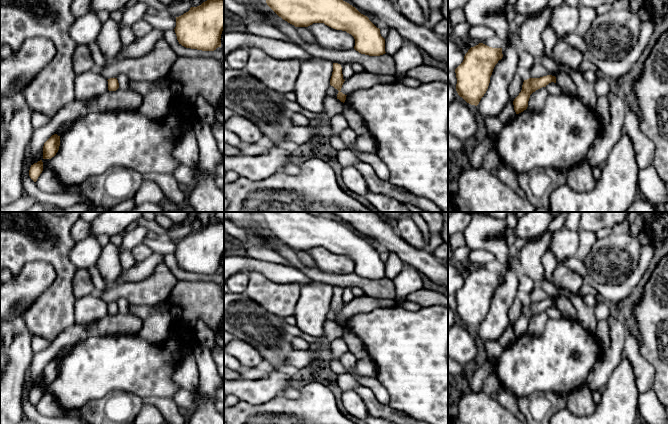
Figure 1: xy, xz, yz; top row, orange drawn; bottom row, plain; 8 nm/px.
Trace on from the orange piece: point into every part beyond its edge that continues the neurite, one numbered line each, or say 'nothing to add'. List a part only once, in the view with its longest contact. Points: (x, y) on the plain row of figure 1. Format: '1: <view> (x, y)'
nothing to add

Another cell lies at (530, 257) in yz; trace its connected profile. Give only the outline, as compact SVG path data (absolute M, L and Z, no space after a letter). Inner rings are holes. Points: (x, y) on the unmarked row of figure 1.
M553 232L544 233L540 240L527 244L518 255L523 274L530 277L534 282L534 289L530 295L531 302L540 302L547 299L555 300L555 297L548 295L540 286L545 278L542 257L548 250L552 235Z

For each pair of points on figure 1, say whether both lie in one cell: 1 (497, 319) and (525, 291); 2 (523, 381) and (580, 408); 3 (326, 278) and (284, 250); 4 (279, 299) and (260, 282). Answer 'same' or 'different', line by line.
1: different
2: different
3: same
4: same

